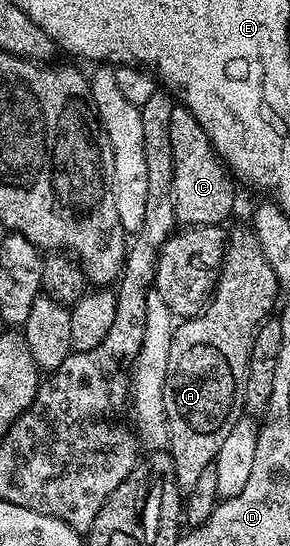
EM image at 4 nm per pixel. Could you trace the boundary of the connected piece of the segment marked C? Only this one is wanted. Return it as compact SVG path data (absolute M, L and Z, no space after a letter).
M175 104L168 121L168 140L172 149L172 185L171 199L174 201L174 220L179 226L222 225L225 217L234 209L235 178L226 168L223 160L212 147L210 140L204 135L196 117L183 105Z

